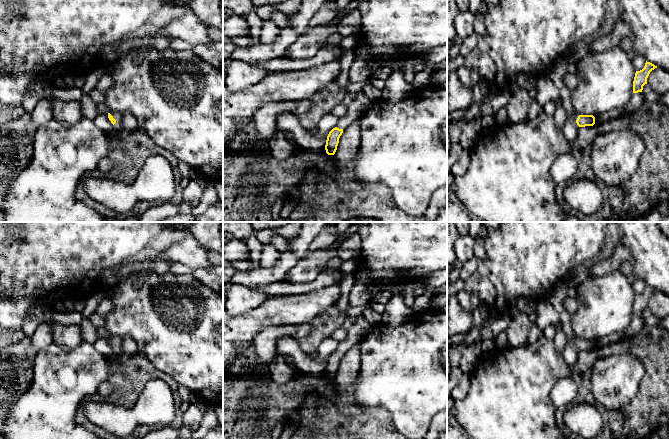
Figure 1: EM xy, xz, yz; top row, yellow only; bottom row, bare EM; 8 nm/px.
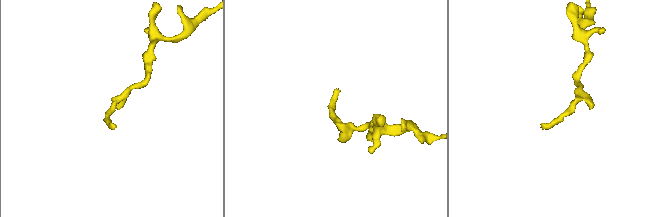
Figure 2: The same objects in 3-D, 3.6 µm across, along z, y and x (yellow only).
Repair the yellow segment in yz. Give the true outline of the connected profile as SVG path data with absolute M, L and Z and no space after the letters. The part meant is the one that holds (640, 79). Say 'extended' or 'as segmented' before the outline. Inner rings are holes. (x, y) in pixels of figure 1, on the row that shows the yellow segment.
as segmented | M647 62L642 70L636 71L633 81L633 93L642 92L643 86L647 84L647 78L652 70L657 68L654 64Z

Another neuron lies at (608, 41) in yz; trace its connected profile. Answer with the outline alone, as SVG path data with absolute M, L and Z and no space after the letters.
M622 19L618 20L611 32L601 34L587 42L591 51L600 53L611 50L621 44L625 37L630 37L631 29Z

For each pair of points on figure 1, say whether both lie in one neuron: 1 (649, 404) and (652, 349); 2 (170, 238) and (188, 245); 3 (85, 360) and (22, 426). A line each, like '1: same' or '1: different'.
1: same
2: different
3: same

